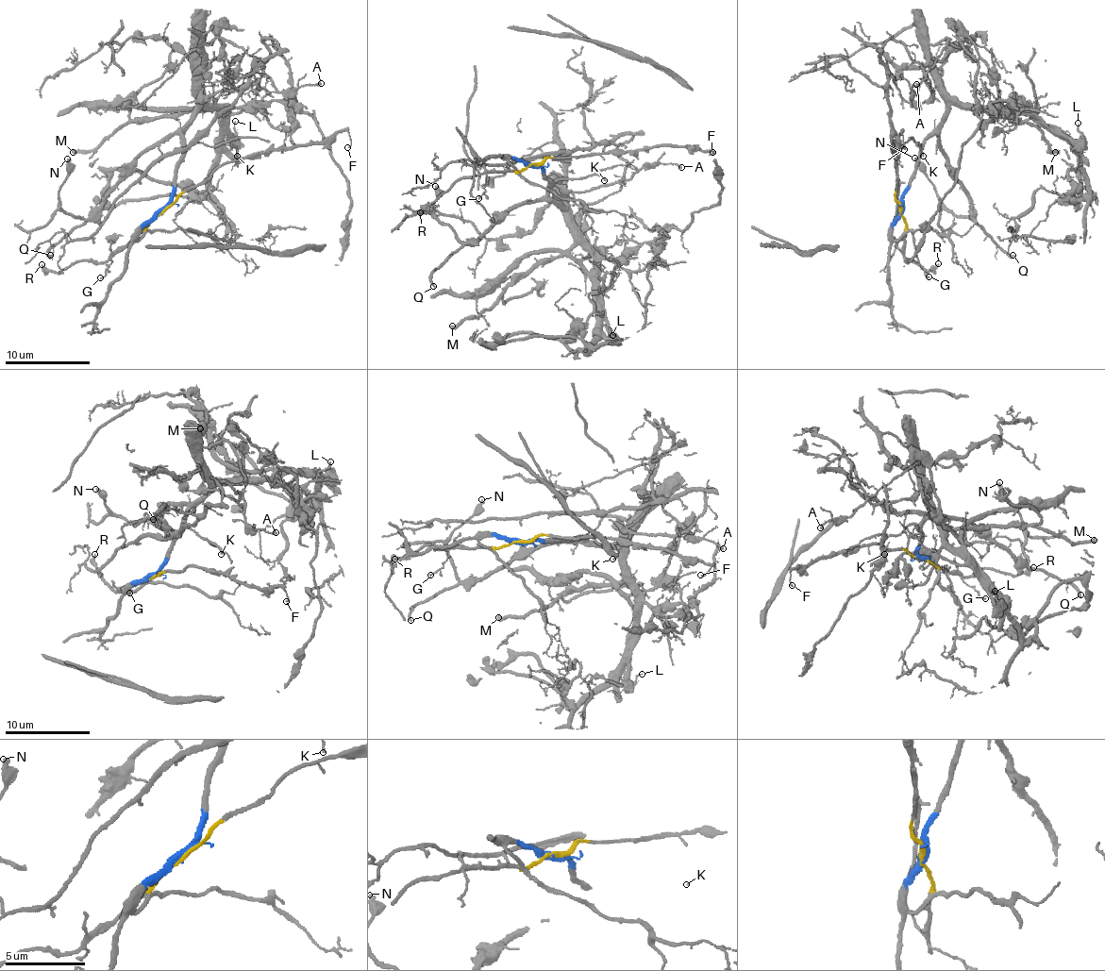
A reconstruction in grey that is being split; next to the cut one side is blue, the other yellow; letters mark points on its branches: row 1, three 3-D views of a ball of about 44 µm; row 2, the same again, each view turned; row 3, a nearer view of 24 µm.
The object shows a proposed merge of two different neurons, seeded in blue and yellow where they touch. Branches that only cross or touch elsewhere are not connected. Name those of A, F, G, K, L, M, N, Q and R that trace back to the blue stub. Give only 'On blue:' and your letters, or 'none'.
On blue: A, K, L, M, N, Q

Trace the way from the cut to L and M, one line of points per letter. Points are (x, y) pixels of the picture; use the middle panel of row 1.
L: (532, 164), (546, 176), (547, 193), (564, 212), (573, 238), (593, 258), (593, 292), (611, 339), (612, 334)
M: (532, 164), (546, 176), (547, 193), (564, 212), (573, 242), (555, 258), (538, 259), (472, 317), (451, 326)

